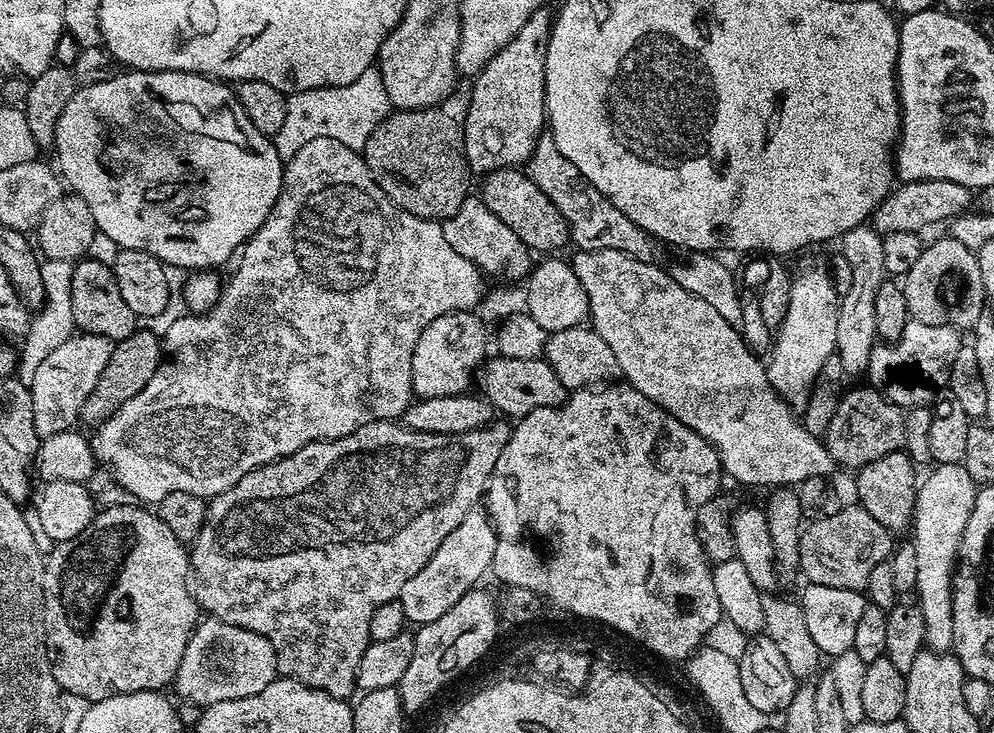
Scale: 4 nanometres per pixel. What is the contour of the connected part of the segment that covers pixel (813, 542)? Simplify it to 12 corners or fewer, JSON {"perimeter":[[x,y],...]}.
{"perimeter":[[859,506],[800,534],[804,580],[864,592],[894,536]]}

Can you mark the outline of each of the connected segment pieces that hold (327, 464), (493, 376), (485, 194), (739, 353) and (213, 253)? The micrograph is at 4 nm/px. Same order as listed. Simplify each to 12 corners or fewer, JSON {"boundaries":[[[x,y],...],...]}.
{"boundaries":[[[379,420],[207,501],[197,605],[357,691],[513,425]],[[496,354],[483,395],[519,418],[570,395],[543,358]],[[519,167],[478,195],[533,253],[569,243],[568,219]],[[622,250],[570,263],[623,379],[727,479],[837,471],[710,302]],[[227,83],[77,87],[54,146],[117,249],[216,270],[284,181]]]}

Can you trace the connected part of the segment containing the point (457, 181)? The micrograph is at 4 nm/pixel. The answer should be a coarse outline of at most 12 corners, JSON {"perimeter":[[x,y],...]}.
{"perimeter":[[393,111],[362,149],[398,207],[441,222],[470,195],[464,129]]}

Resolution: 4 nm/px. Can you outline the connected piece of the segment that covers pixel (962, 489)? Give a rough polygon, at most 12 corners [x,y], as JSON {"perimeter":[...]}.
{"perimeter":[[963,463],[919,483],[912,523],[925,645],[953,644],[952,576],[978,486]]}

